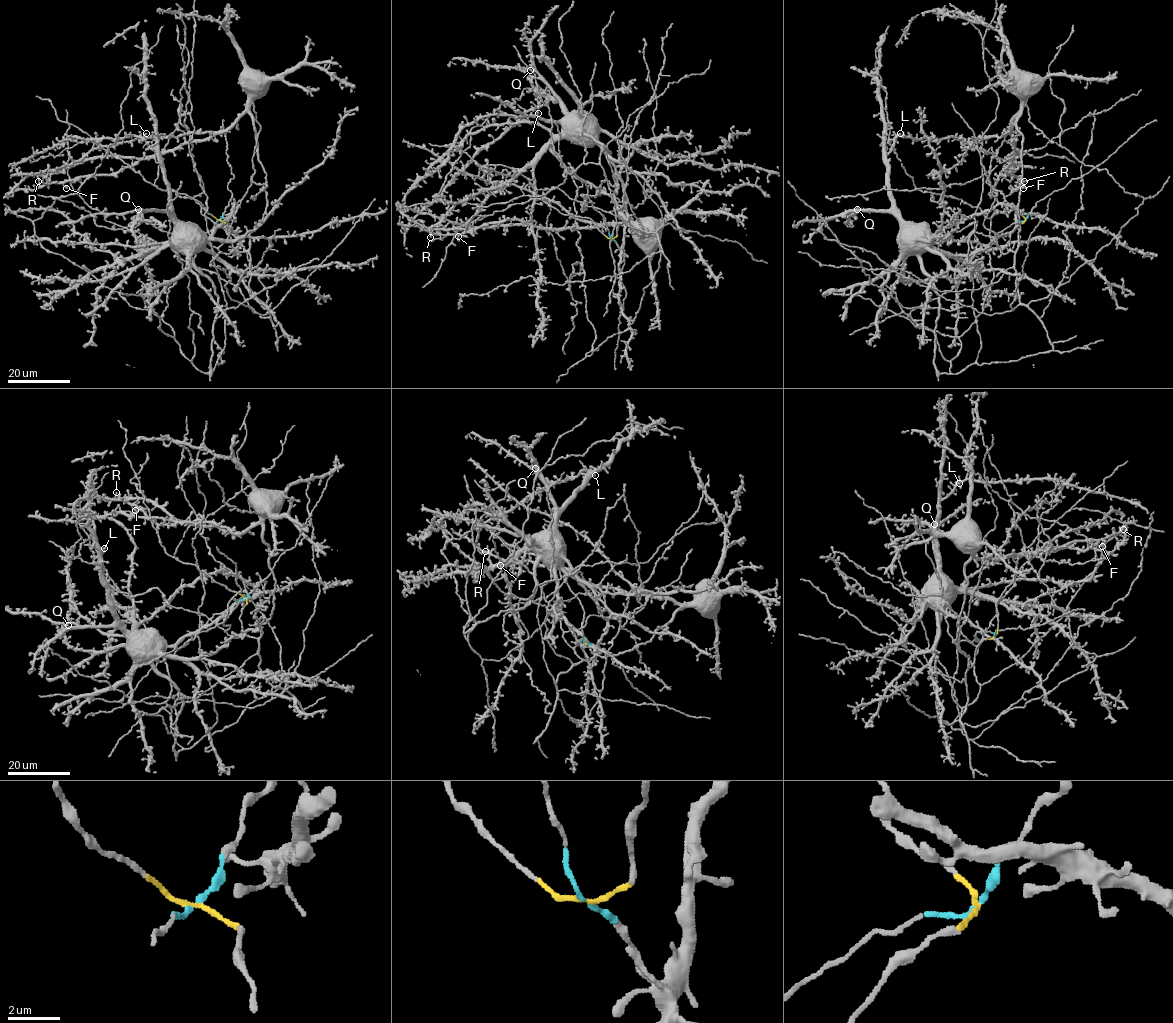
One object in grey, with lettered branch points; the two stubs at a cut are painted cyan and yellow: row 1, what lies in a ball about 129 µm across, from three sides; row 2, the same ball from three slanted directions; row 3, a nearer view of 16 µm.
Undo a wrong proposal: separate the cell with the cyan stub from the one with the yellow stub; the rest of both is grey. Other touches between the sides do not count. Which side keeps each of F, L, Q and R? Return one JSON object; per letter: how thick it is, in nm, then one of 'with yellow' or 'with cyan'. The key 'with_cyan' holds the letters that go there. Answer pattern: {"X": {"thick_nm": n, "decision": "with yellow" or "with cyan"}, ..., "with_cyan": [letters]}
{"F": {"thick_nm": 360, "decision": "with yellow"}, "L": {"thick_nm": 400, "decision": "with cyan"}, "Q": {"thick_nm": 260, "decision": "with cyan"}, "R": {"thick_nm": 200, "decision": "with yellow"}, "with_cyan": ["L", "Q"]}

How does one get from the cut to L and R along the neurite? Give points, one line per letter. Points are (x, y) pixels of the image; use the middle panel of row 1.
L: (611, 238), (585, 183), (561, 165), (552, 121), (568, 173), (610, 152), (554, 99), (538, 113)
R: (611, 238), (620, 223), (659, 231), (507, 220), (430, 237)

